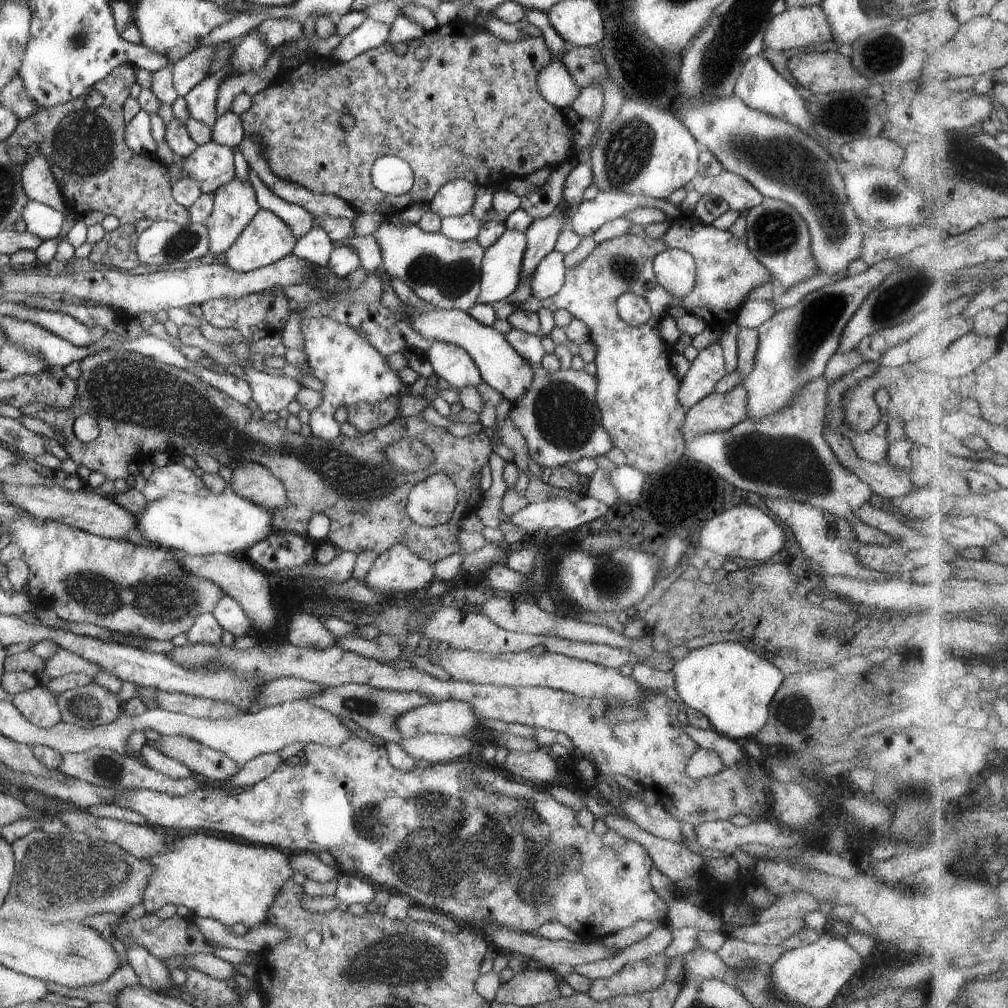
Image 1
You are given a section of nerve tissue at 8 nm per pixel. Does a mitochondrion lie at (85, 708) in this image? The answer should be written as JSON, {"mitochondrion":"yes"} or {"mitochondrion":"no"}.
{"mitochondrion":"yes"}

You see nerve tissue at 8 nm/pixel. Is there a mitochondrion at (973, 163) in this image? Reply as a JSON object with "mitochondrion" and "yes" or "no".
{"mitochondrion":"yes"}

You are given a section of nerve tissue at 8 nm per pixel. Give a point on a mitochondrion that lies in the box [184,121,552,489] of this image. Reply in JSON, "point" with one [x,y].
{"point":[452,281]}

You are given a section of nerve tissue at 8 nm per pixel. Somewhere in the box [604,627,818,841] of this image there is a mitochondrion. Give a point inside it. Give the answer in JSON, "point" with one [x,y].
{"point":[792,714]}

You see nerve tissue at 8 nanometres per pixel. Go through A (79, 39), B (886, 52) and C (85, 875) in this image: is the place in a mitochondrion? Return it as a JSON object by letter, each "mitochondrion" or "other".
{"A":"mitochondrion","B":"mitochondrion","C":"mitochondrion"}

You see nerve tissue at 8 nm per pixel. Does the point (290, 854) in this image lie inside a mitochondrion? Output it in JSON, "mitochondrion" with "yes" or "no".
{"mitochondrion":"no"}

